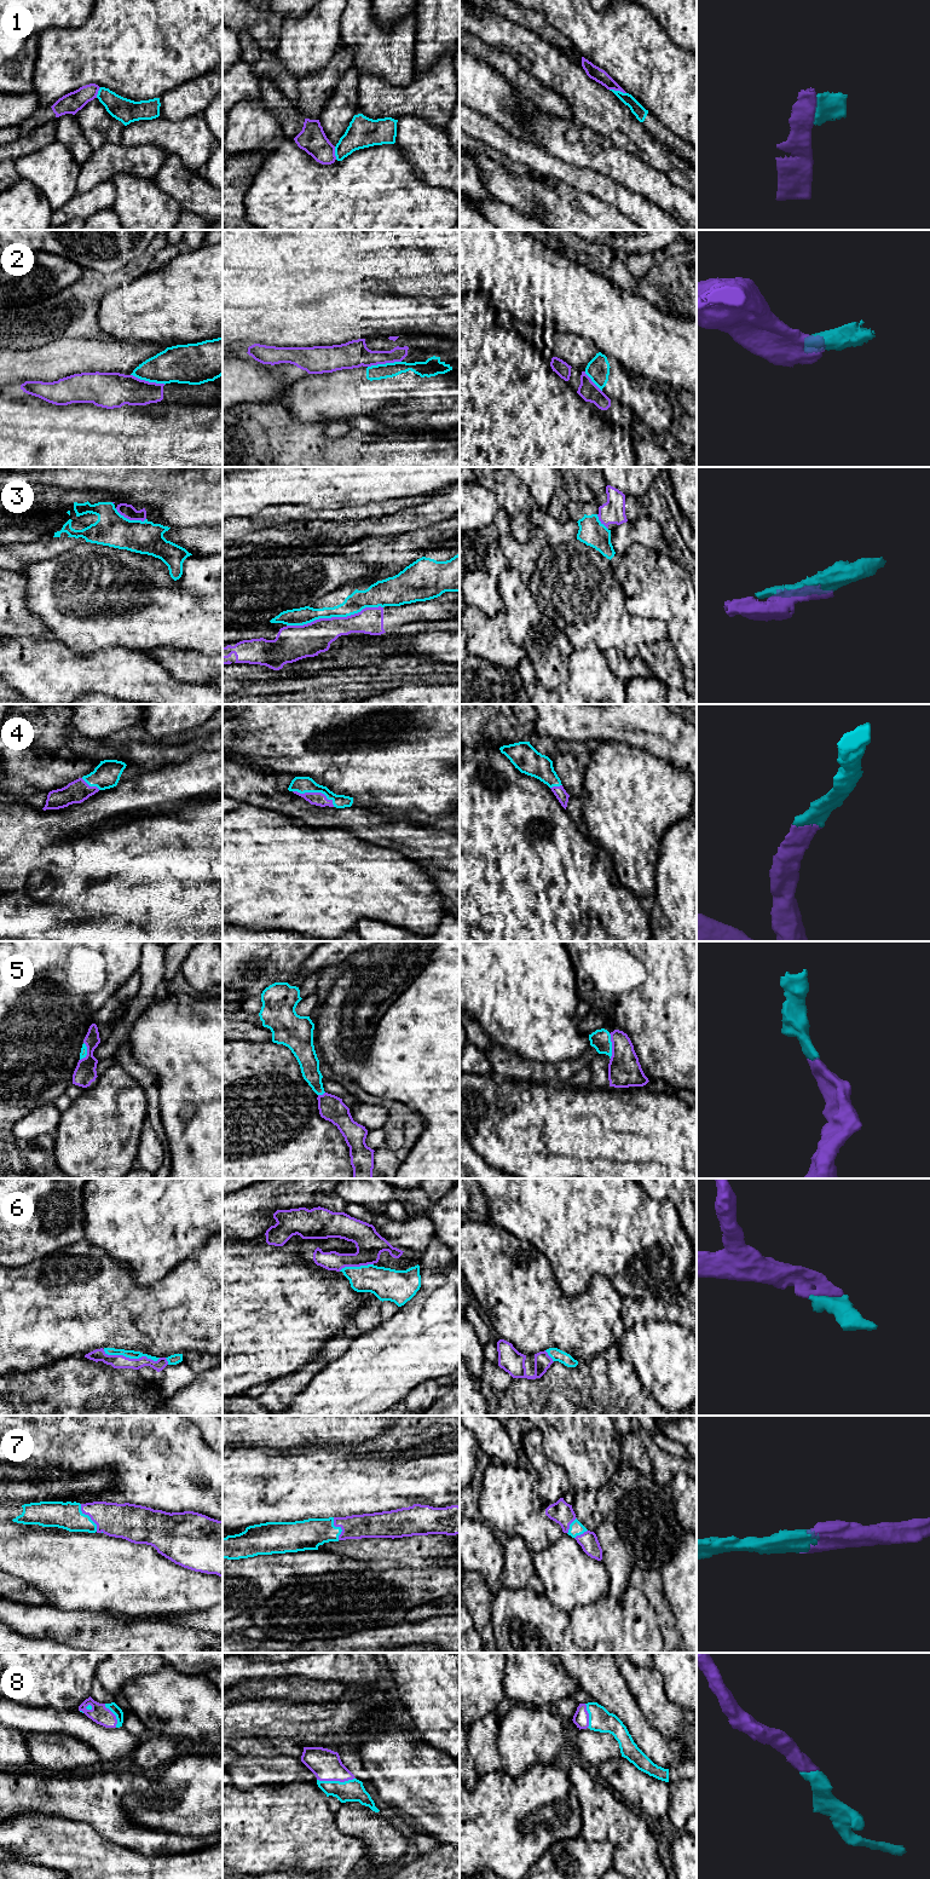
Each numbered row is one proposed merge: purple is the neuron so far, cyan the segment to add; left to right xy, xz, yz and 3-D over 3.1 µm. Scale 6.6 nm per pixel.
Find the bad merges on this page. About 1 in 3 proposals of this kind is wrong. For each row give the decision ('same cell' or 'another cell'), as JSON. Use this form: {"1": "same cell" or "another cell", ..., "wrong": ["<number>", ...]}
{"1": "another cell", "2": "another cell", "3": "another cell", "4": "same cell", "5": "same cell", "6": "same cell", "7": "same cell", "8": "same cell", "wrong": ["1", "2", "3"]}

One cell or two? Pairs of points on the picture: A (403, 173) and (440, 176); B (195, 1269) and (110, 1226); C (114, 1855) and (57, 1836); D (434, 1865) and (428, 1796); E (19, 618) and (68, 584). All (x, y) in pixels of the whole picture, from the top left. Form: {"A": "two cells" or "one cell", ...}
{"A": "two cells", "B": "two cells", "C": "one cell", "D": "two cells", "E": "two cells"}

